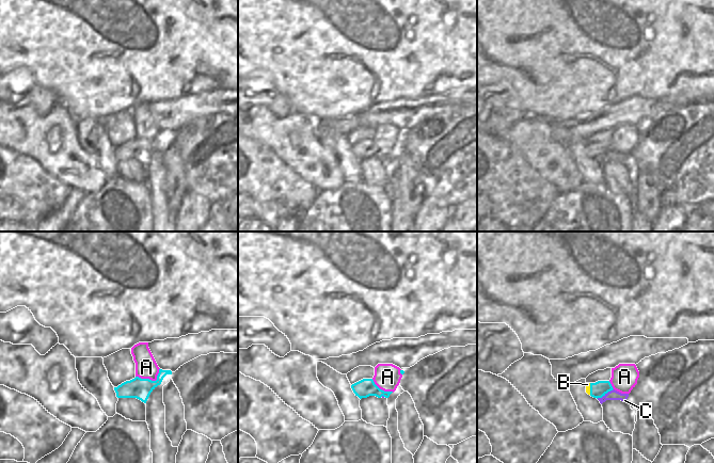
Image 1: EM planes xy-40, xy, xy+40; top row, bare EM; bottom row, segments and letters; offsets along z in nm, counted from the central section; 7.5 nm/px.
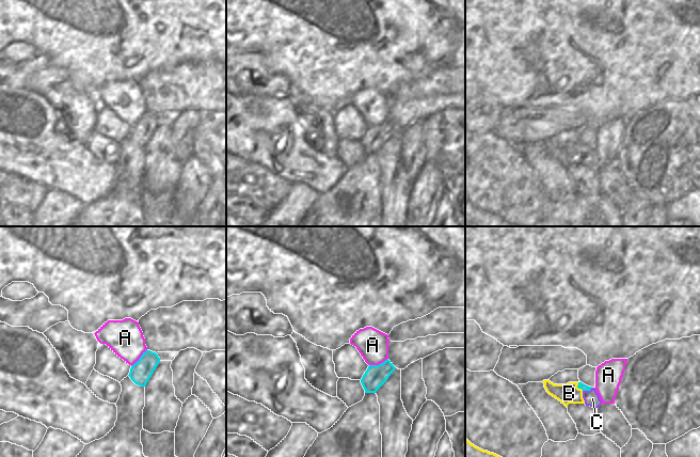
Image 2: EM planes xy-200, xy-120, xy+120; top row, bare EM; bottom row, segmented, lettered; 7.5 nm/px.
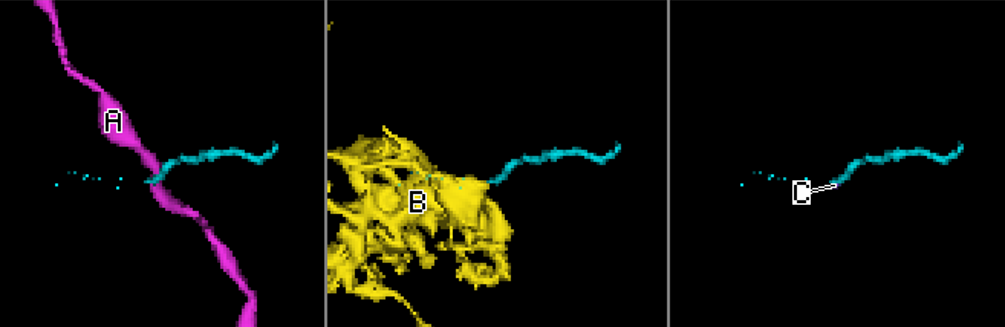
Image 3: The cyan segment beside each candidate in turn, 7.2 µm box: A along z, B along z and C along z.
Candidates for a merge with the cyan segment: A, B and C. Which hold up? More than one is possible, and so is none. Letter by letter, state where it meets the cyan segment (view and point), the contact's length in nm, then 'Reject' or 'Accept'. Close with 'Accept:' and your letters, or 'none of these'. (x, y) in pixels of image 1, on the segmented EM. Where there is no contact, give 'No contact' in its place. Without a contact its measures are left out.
A: Touches cyan at xy-40 (151, 380). Shared border 200 nm. Reject
B: Touches cyan at xy+40 (590, 388). Shared border 90 nm. Reject
C: Touches cyan at xy+40 (604, 394). Shared border 150 nm. Reject
Accept: none of these.

